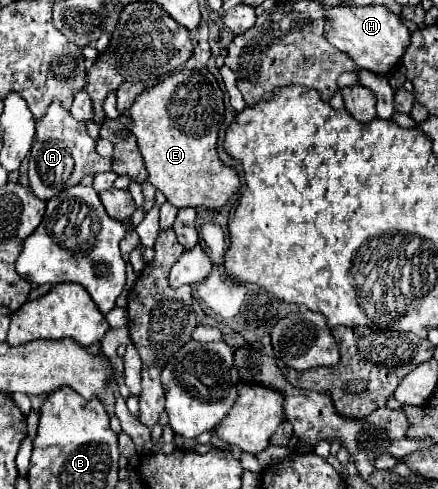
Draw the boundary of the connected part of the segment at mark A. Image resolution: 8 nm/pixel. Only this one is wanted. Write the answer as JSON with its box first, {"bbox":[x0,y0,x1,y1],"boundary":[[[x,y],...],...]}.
{"bbox":[29,100,111,200],"boundary":[[[57,100],[47,108],[43,120],[37,122],[35,140],[29,154],[29,186],[37,198],[49,200],[61,190],[79,184],[87,174],[109,172],[111,164],[111,158],[97,154],[95,140],[87,134],[85,124],[75,120],[71,112],[65,110]]]}

